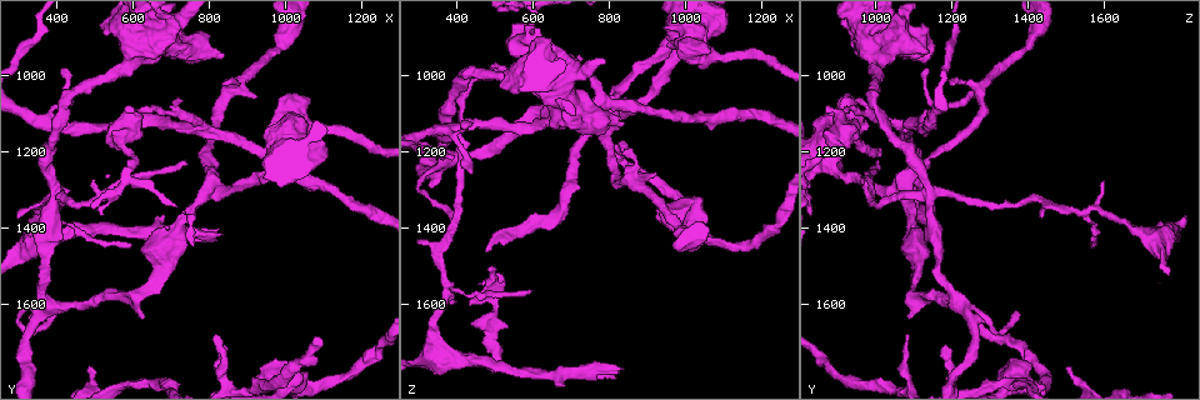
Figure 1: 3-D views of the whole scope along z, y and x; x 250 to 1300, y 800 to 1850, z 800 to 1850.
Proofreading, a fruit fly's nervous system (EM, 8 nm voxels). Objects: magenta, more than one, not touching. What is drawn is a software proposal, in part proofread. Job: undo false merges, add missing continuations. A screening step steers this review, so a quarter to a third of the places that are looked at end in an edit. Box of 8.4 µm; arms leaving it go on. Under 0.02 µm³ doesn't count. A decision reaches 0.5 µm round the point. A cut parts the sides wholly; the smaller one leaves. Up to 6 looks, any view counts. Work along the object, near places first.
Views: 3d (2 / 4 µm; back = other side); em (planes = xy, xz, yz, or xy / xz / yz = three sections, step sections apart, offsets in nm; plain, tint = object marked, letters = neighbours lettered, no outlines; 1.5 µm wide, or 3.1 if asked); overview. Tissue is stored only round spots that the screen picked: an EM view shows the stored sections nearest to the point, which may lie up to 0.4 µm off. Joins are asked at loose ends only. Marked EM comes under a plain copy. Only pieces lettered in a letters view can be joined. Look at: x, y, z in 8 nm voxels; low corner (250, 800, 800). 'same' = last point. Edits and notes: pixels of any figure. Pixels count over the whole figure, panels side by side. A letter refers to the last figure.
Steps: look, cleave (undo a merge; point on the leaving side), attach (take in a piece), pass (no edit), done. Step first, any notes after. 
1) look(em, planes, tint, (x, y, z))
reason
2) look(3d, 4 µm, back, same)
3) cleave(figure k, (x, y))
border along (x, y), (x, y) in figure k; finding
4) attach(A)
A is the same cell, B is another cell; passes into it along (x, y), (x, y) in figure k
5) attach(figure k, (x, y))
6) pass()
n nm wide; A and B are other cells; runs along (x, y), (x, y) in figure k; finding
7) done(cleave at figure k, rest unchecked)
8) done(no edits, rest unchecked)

look(em, xz, step 8, tint, (740, 1225, 995))
tapers out

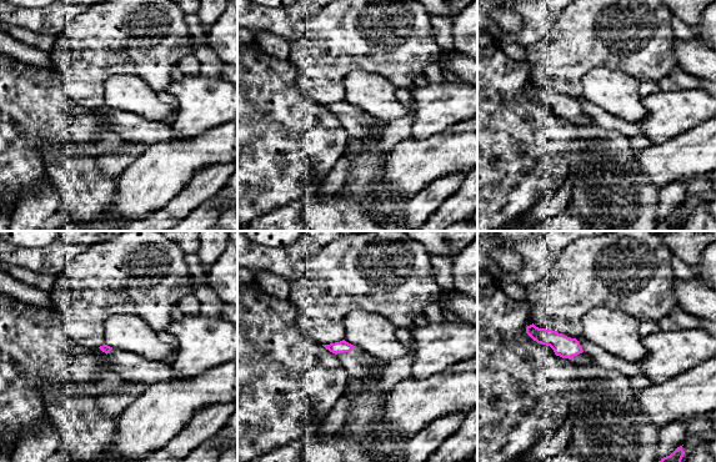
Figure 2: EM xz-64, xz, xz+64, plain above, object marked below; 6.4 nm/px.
look(em, planes, letters, same)

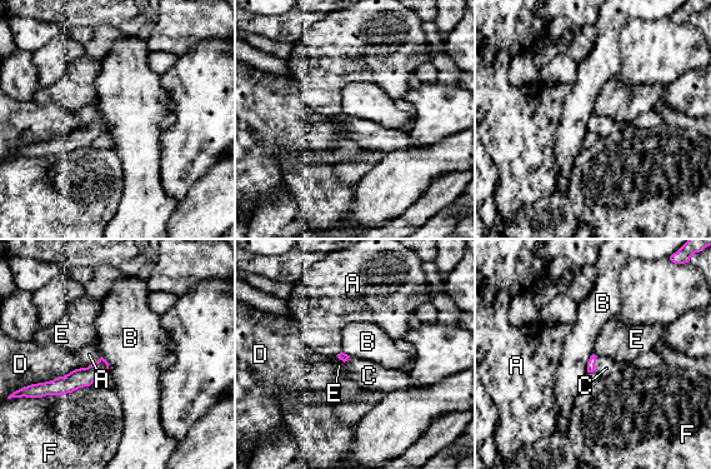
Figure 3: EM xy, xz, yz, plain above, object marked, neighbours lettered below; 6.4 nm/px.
attach(C)
C is the same cell, A, B, D, E and F are other cells; passes into it along (591, 362), (595, 363), (606, 368) in figure 3; it goes on there

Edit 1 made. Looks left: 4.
look(em, xy, step 8, letters, (395, 1315, 1135))
sharp bend

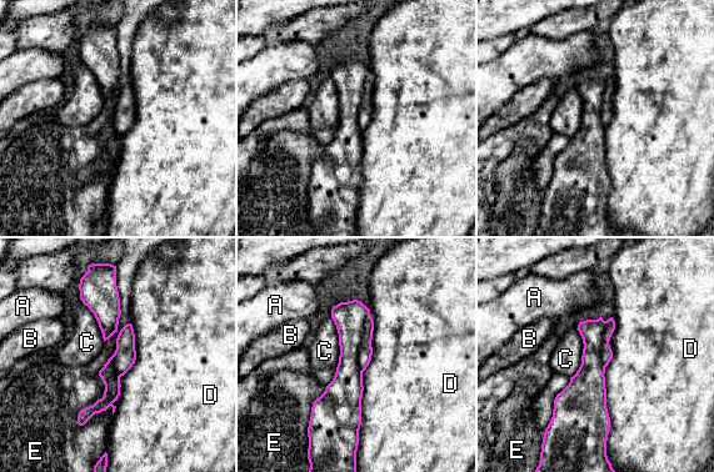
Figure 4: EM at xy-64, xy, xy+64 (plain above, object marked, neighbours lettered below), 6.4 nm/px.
look(em, planes, letters, same)

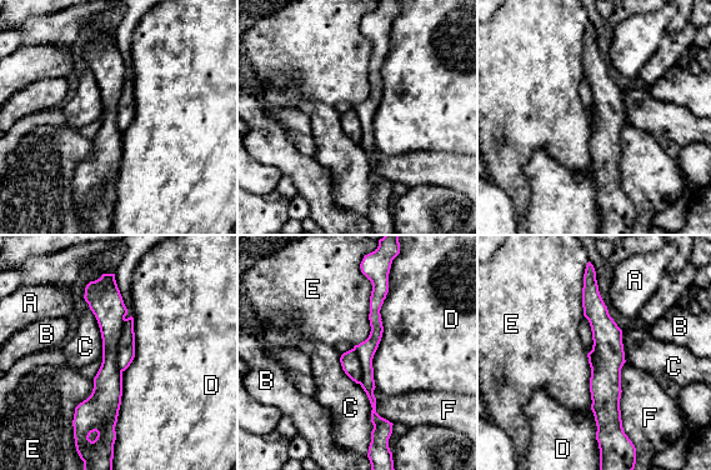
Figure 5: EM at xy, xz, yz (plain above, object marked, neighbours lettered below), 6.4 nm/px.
cleave(figure 5, (126, 344))
A, B, C, D, E and F are other cells; two neurons meet here

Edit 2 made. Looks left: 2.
done(attach at figure 3, cleave at figure 5, rest unchecked)

